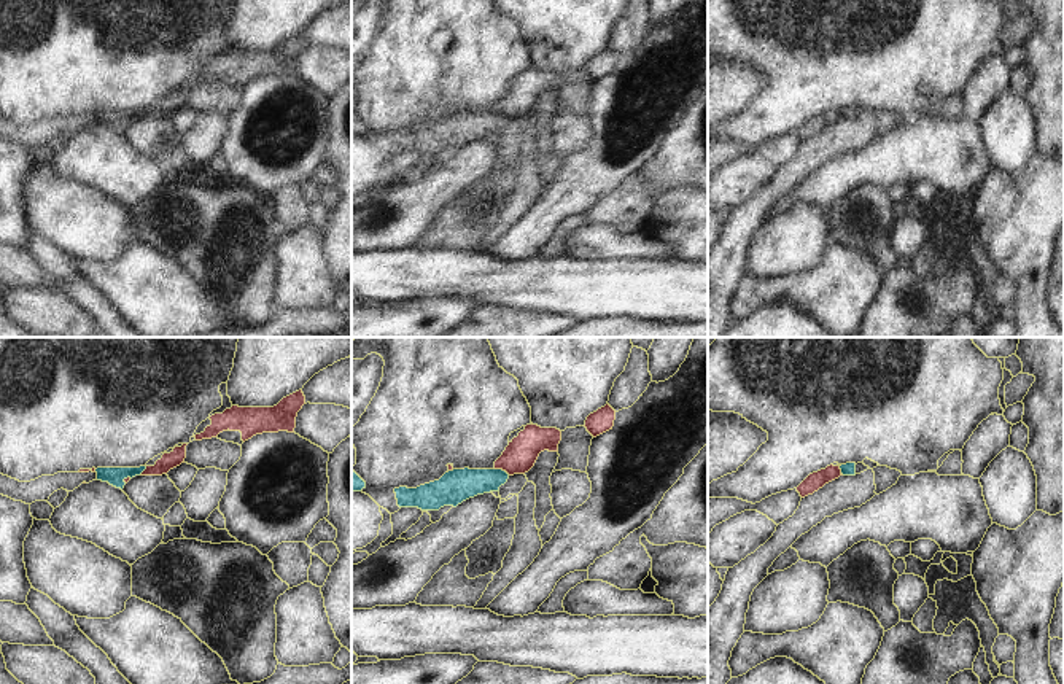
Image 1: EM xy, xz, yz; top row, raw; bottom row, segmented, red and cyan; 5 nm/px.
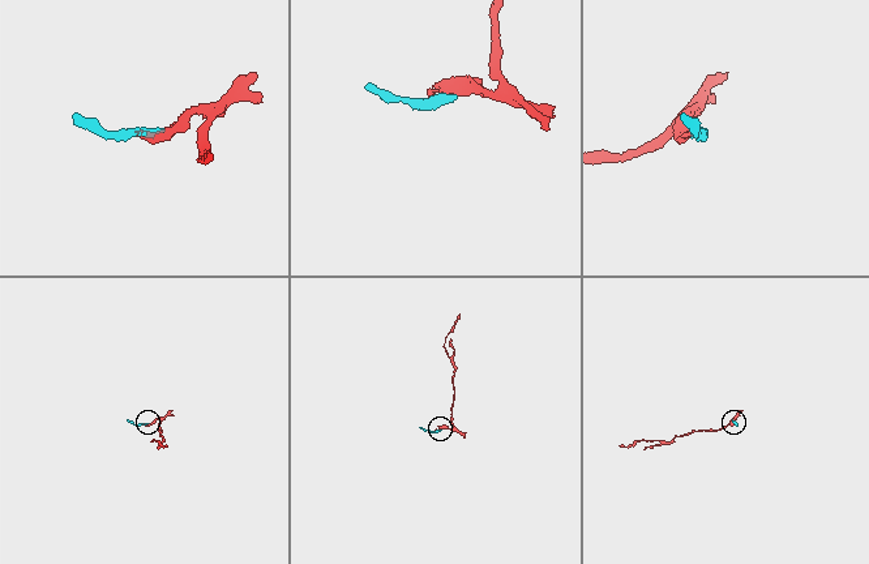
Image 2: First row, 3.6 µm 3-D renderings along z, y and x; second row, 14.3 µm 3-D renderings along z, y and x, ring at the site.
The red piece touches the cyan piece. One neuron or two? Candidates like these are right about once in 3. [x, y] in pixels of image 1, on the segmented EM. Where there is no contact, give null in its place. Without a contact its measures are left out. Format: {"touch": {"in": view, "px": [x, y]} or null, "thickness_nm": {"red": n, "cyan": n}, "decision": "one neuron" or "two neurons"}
{"touch": {"in": "xz", "px": [503, 470]}, "thickness_nm": {"red": 160, "cyan": 170}, "decision": "two neurons"}

